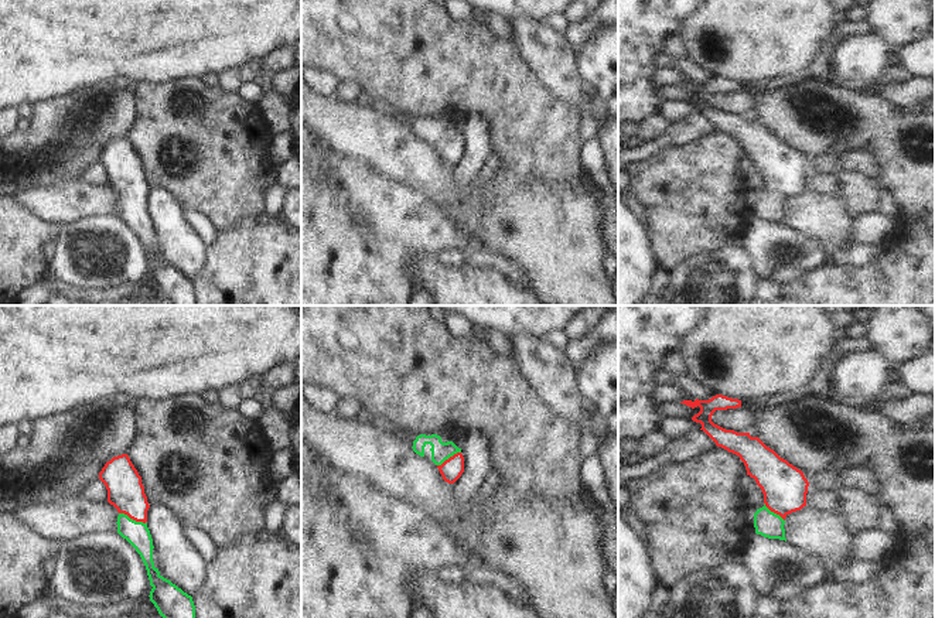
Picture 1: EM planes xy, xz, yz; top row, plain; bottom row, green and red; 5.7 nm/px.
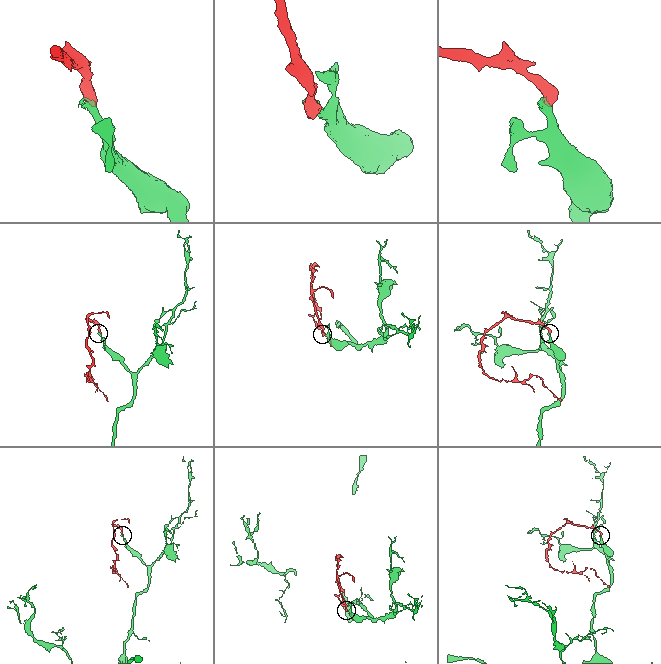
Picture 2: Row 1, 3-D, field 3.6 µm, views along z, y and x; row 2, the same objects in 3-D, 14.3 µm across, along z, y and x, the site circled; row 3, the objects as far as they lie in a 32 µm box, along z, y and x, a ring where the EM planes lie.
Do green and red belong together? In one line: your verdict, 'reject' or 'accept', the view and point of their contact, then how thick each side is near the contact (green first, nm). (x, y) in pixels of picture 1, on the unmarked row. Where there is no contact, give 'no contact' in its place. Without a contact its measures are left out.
accept | xy (132, 202) | 140/200 nm

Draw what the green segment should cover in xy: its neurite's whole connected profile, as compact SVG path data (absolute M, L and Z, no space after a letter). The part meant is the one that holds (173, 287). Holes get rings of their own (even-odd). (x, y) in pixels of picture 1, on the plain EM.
M127 137L113 140L99 156L99 163L108 173L108 185L117 195L117 216L140 238L150 269L150 284L167 305L195 305L192 280L164 262L153 245L153 222L147 211L150 191L141 160Z

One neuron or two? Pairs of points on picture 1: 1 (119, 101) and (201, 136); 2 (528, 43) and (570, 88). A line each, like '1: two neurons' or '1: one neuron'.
1: two neurons
2: one neuron

